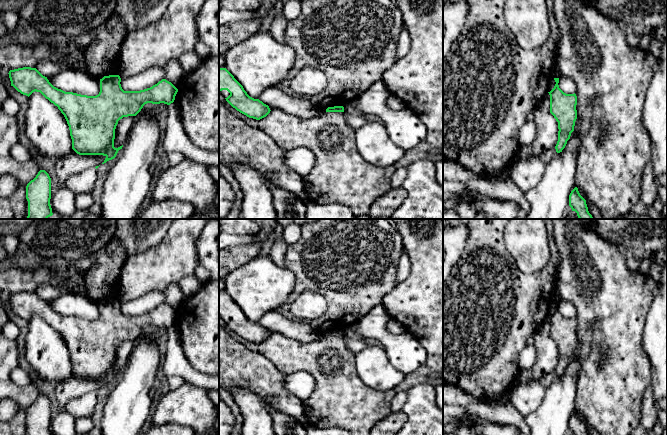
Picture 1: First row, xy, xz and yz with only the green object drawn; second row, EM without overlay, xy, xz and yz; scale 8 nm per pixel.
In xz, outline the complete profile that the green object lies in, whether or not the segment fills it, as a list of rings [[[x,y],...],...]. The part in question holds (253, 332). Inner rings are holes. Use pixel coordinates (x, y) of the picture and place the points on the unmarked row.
[[[219,292],[219,315],[233,332],[249,342],[260,344],[271,335],[259,323],[250,321],[226,292]]]

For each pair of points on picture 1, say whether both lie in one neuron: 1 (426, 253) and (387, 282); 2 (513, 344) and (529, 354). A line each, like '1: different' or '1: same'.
1: different
2: different

